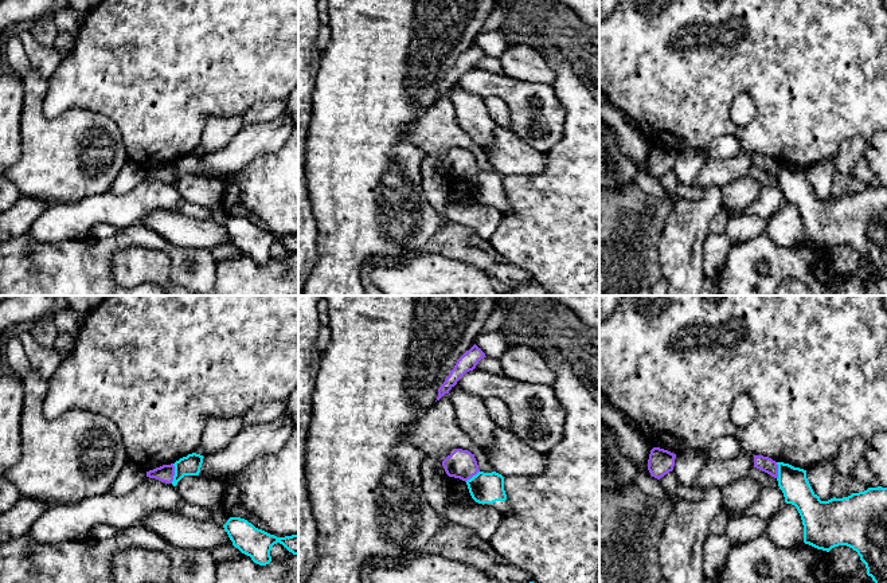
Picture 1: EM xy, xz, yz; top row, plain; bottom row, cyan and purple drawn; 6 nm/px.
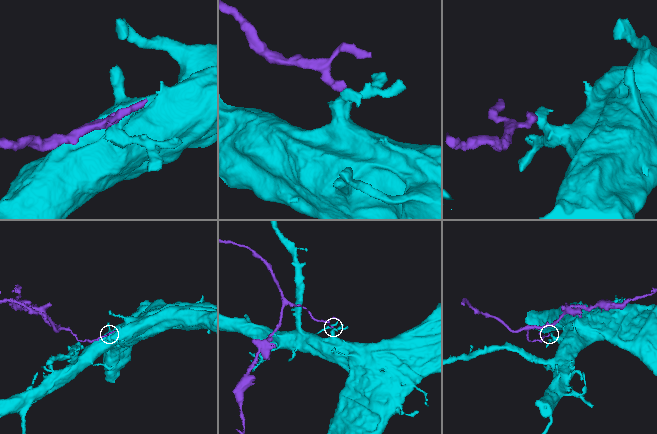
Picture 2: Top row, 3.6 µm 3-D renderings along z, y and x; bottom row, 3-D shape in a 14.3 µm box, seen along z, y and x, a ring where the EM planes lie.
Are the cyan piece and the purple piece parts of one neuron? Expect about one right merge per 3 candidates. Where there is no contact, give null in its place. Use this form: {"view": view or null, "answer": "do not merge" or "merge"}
{"view": "xy", "answer": "do not merge"}

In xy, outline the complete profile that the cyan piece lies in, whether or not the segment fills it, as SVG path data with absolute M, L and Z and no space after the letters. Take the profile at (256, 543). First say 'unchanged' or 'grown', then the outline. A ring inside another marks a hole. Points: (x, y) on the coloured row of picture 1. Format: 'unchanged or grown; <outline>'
unchanged; M230 517L223 528L233 545L259 566L266 566L271 562L270 551L277 543L282 544L293 555L298 555L298 533L277 537L255 528L251 523L241 517Z

